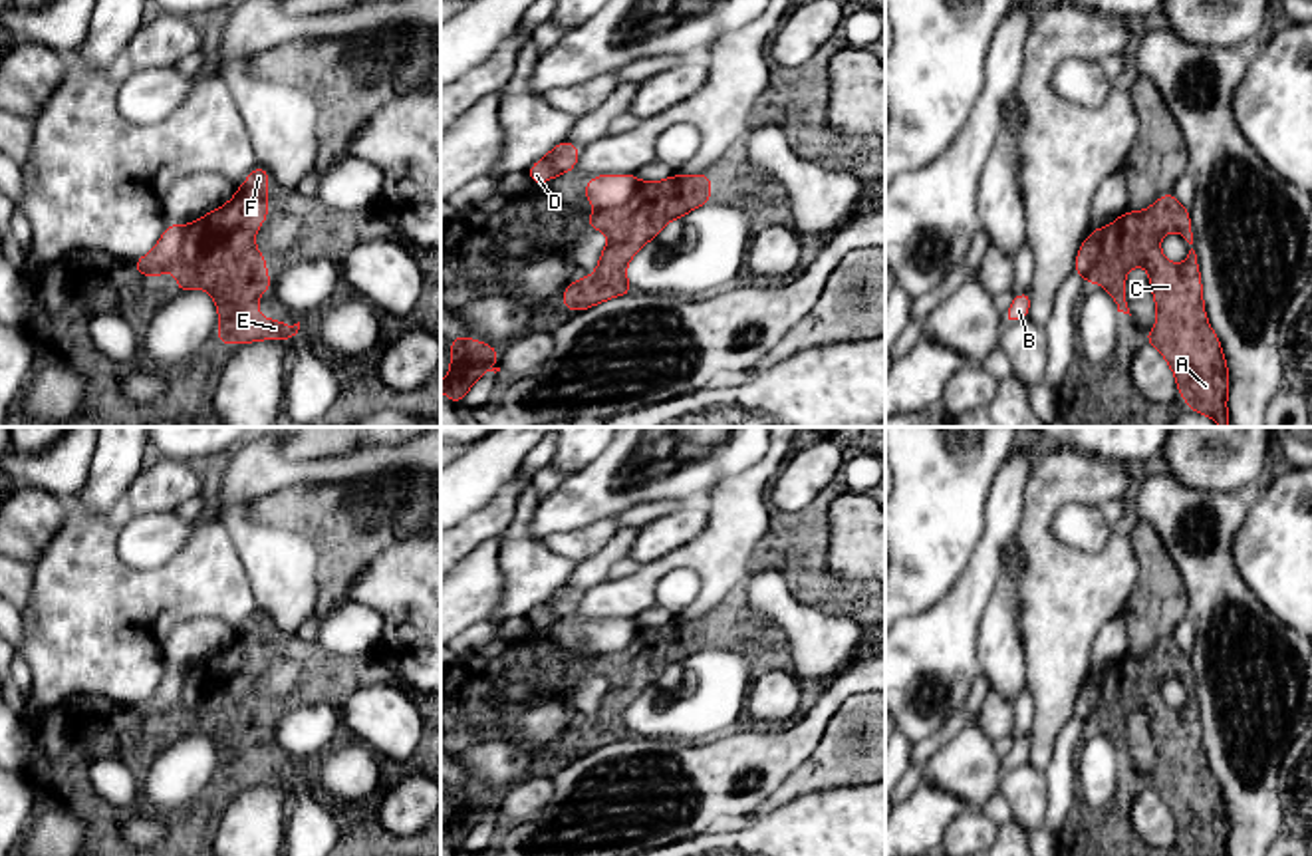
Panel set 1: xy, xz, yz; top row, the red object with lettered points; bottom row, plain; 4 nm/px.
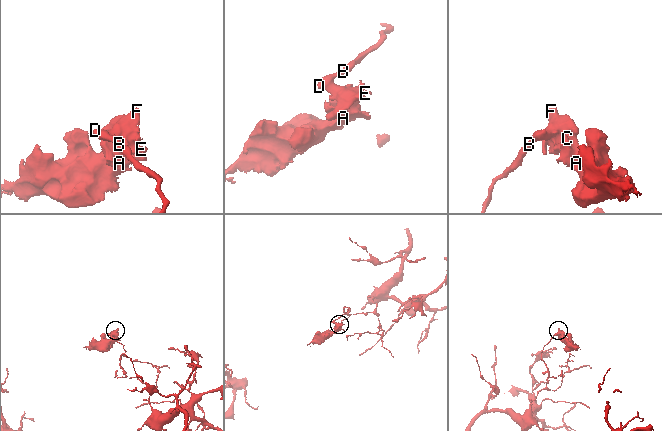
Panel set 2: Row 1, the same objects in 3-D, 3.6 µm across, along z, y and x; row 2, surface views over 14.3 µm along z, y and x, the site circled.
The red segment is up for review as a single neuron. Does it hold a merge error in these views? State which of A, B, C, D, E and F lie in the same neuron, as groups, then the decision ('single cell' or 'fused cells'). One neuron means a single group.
A C E F / B D; fused cells

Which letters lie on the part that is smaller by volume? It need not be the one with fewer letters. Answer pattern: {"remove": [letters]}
{"remove": ["A", "C", "E", "F"]}

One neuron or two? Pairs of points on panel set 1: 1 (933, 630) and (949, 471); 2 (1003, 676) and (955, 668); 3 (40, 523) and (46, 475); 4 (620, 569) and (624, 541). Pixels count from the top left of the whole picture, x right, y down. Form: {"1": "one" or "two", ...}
{"1": "two", "2": "two", "3": "two", "4": "two"}

